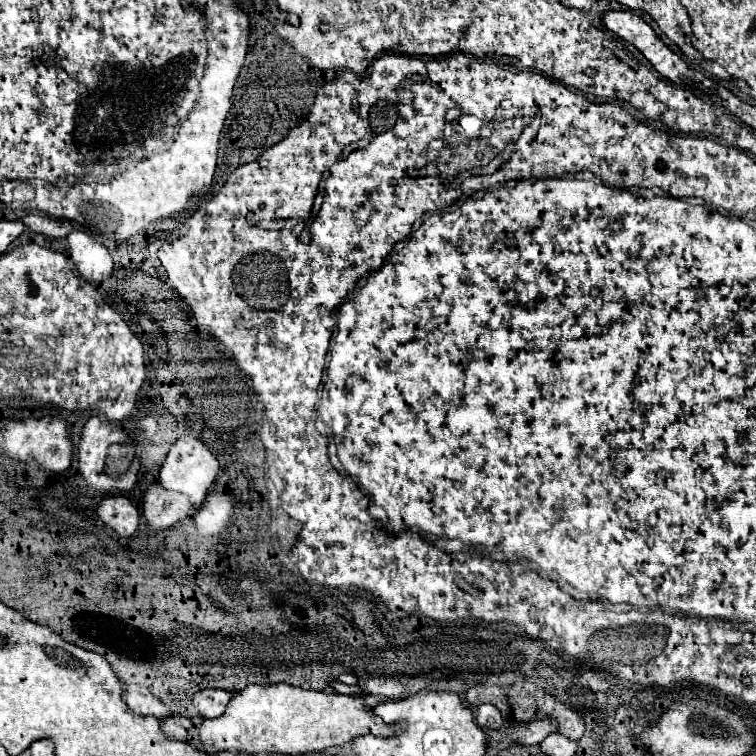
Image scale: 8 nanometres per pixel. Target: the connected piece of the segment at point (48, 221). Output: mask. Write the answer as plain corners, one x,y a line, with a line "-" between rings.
26,215
22,221
30,231
42,233
46,237
66,237
74,229
70,221
54,219
48,215

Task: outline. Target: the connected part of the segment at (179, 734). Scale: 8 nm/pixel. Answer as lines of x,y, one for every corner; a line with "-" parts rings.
166,717
166,721
160,721
160,727
166,737
170,737
170,739
174,737
178,741
184,741
190,731
190,721
184,717

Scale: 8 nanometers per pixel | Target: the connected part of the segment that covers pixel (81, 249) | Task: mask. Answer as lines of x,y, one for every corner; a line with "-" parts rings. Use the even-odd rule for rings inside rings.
72,231
68,235
68,243
70,259
74,261
82,279
90,283
100,283
110,277
114,263
108,249
102,243
98,243
84,231

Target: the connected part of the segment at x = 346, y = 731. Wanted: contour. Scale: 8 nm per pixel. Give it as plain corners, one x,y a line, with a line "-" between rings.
276,683
248,685
246,689
234,693
220,717
202,721
198,737
204,751
210,755
218,755
220,751
242,751
248,755
262,751
302,755
344,745
352,737
366,733
374,737
390,737
396,735
396,725
386,725
372,711
368,713
362,697
330,695

